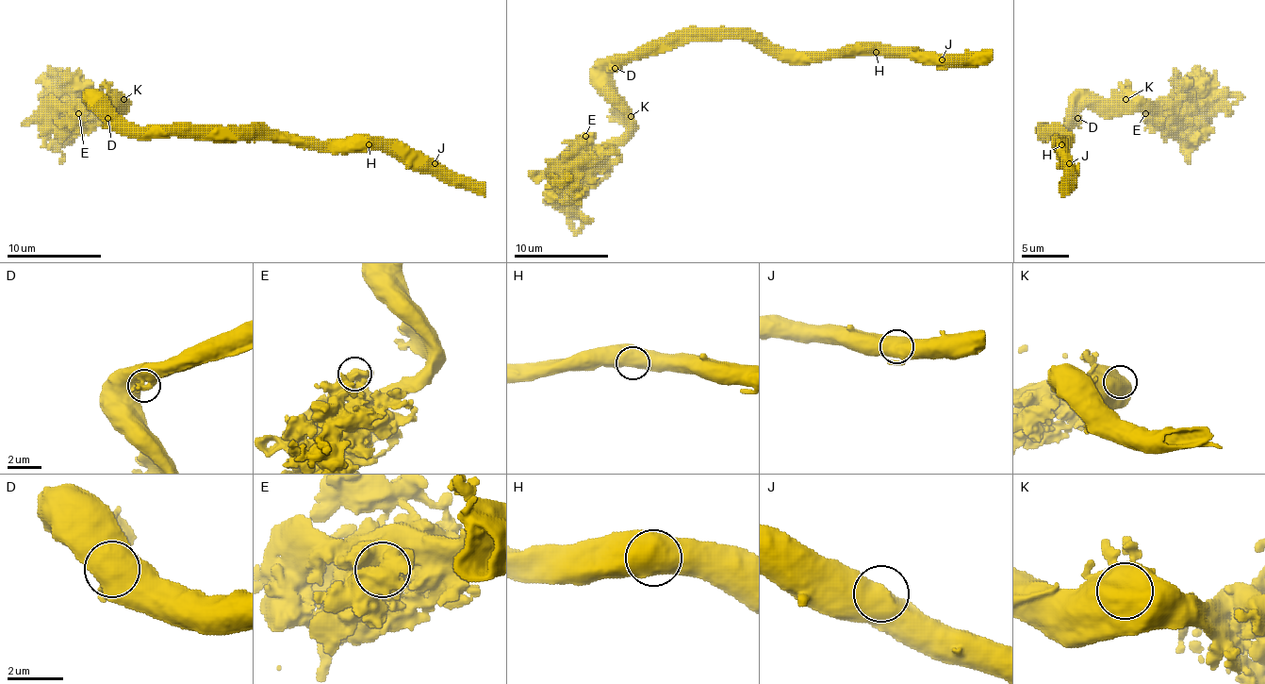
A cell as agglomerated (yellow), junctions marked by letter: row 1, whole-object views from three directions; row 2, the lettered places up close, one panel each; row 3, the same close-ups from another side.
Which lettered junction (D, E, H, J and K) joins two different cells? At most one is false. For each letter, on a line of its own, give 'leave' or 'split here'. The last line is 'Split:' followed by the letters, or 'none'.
D: split here
E: leave
H: leave
J: leave
K: leave
Split: D

